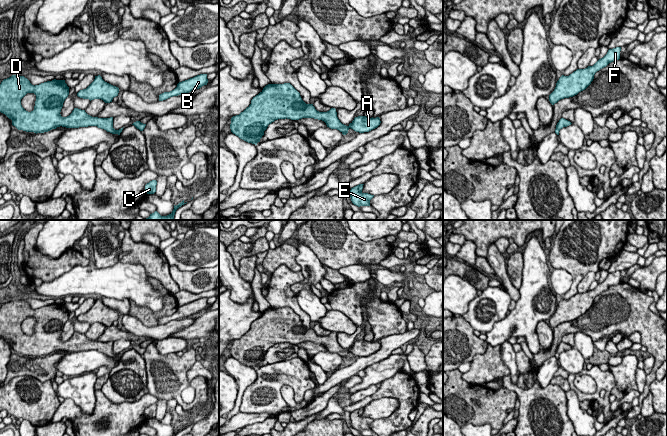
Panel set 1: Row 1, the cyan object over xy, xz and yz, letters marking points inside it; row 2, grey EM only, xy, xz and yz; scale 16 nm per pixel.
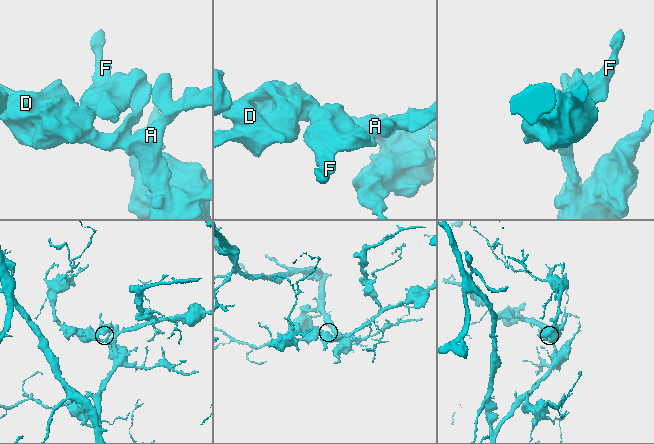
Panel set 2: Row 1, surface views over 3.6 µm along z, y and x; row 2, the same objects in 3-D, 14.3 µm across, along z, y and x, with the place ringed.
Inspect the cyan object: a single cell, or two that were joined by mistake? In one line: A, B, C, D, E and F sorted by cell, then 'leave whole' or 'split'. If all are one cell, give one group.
groups A B C D E F; leave whole

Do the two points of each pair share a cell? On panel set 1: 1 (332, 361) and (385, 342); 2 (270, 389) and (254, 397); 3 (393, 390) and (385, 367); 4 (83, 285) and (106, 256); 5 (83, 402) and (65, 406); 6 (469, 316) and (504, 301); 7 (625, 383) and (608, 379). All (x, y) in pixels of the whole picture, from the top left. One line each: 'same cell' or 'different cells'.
1: different cells
2: same cell
3: different cells
4: different cells
5: different cells
6: same cell
7: different cells

